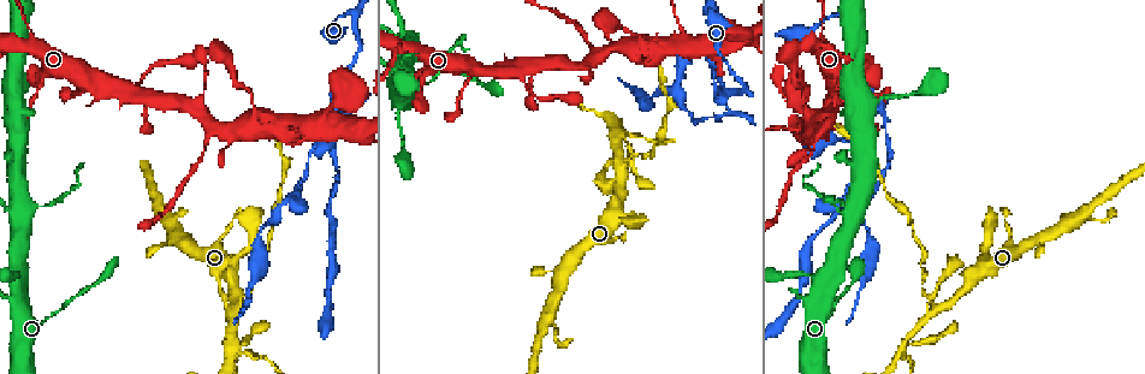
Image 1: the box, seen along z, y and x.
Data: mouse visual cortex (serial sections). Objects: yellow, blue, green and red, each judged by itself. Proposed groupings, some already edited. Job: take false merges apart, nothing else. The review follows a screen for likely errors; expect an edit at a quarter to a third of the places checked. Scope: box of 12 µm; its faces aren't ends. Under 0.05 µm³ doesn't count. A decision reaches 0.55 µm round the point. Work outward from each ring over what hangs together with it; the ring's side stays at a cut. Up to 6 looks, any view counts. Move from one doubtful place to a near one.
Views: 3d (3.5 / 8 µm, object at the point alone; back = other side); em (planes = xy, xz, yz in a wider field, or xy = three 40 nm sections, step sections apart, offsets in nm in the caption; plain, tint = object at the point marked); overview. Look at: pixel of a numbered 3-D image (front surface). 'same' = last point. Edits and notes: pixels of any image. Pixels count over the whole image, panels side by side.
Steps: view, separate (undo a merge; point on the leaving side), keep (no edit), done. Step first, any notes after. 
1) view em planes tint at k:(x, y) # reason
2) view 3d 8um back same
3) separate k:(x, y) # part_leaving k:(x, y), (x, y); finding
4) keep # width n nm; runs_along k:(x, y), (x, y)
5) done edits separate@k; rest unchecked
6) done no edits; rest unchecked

view 3d 3.5um at 1:(33, 209) # thin neck

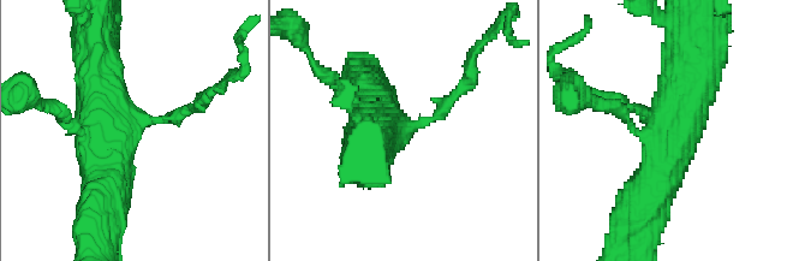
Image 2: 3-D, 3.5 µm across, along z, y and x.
view em xy step 5 tint at 2:(131, 120)

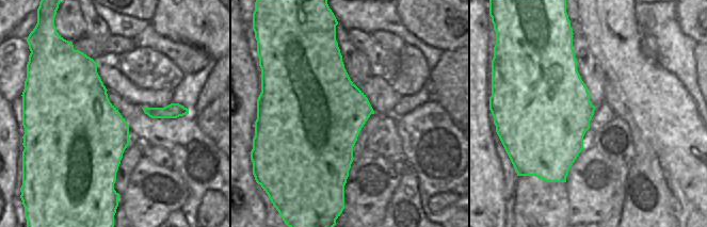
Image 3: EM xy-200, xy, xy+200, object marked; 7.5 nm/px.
separate 2:(185, 111) # width 700 nm; part_leaving 2:(156, 120), (197, 106), (224, 84); a second cell is stuck on

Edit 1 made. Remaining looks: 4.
view overview

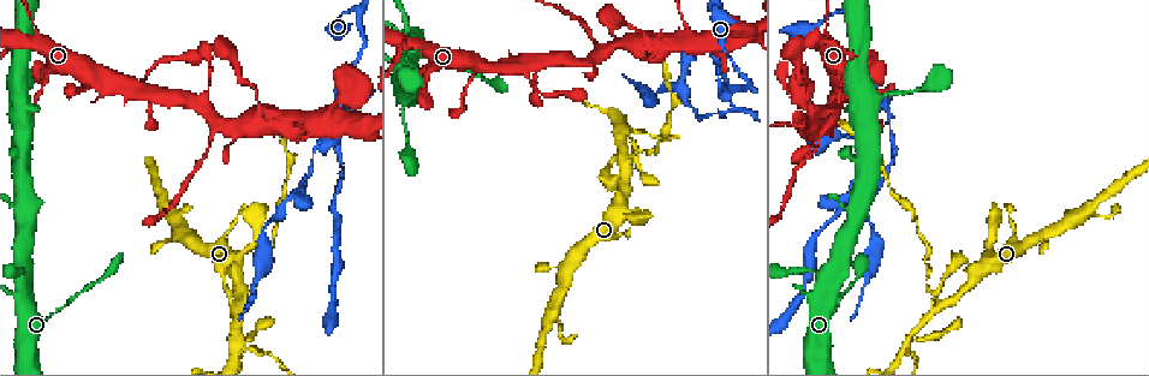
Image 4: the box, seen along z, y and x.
view 3d 3.5um back at 4:(235, 332) # abrupt turn

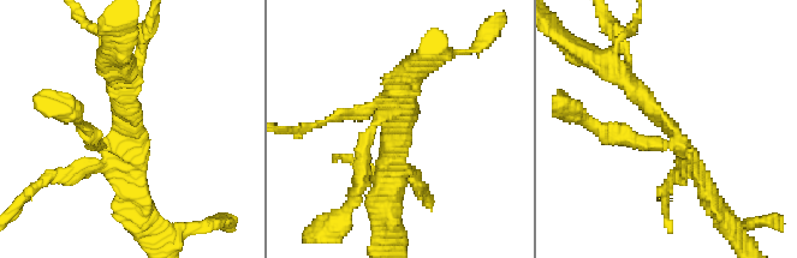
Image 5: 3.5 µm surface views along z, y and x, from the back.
view em planes tint at 5:(665, 123) # arms 4; arm_widths 150, 200, 250, 300 nm; now the EM

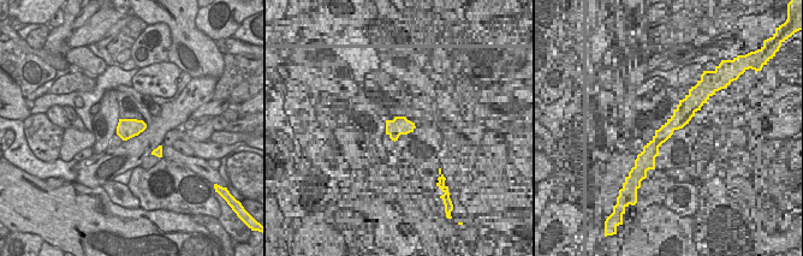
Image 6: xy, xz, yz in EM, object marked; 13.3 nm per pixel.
keep # runs_along 5:(606, 59), (683, 144), (707, 192); continuous, no second cell

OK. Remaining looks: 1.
done edits separate@2; rest unchecked

